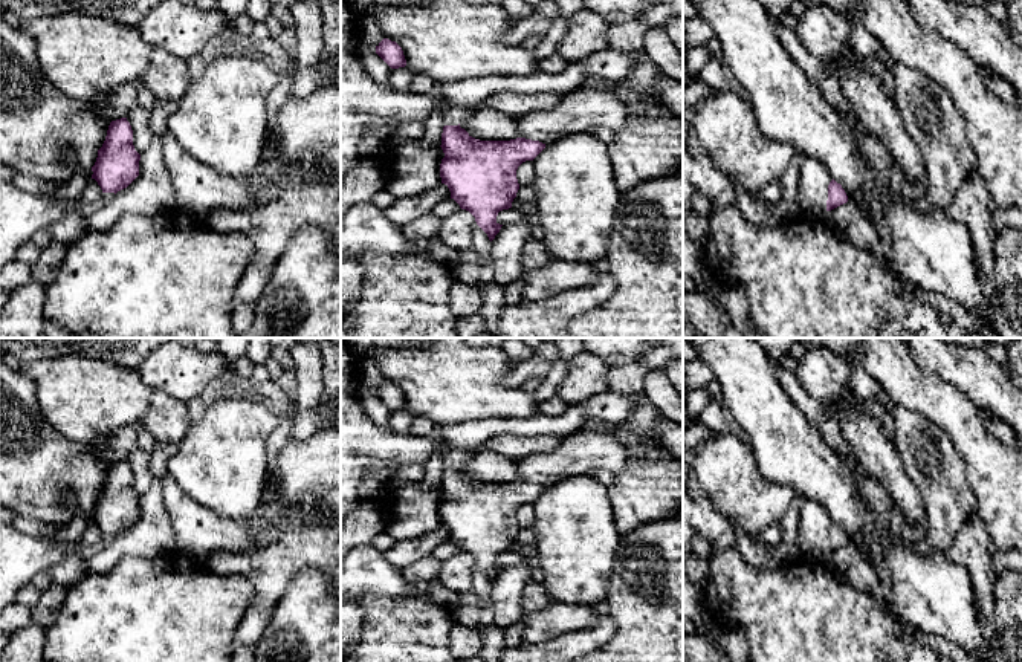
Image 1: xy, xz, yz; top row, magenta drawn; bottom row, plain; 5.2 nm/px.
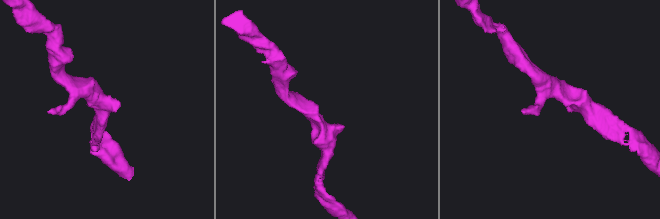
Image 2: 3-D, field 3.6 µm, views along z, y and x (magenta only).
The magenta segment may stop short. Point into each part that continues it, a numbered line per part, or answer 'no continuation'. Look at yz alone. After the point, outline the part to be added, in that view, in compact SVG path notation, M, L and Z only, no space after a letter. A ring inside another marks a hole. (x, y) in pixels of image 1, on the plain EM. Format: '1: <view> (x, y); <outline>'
1: yz (815, 520); M804 498L797 527L797 553L808 560L823 561L831 523L830 514L820 503Z

